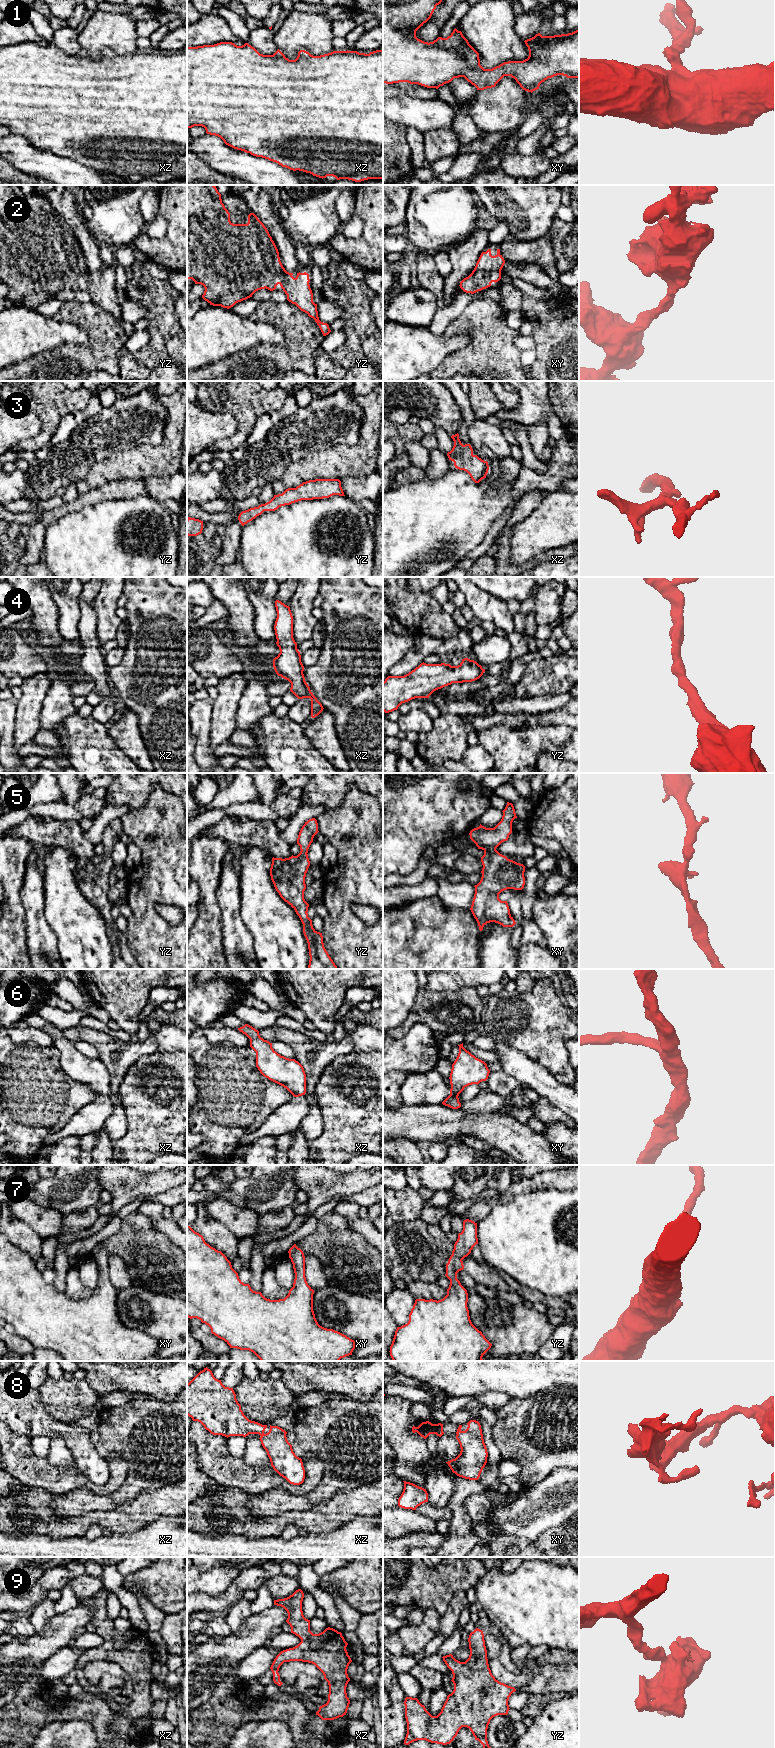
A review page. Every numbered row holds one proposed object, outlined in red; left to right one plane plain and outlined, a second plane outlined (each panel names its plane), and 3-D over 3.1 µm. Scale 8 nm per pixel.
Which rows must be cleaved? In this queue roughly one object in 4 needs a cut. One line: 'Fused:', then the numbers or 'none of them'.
Fused: none of them

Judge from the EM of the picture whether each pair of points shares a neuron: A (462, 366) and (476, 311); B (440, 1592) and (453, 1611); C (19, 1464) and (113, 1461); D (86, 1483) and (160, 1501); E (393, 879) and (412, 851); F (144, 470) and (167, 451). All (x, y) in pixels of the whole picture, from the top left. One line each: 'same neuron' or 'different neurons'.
A: same neuron
B: different neurons
C: same neuron
D: different neurons
E: different neurons
F: same neuron

